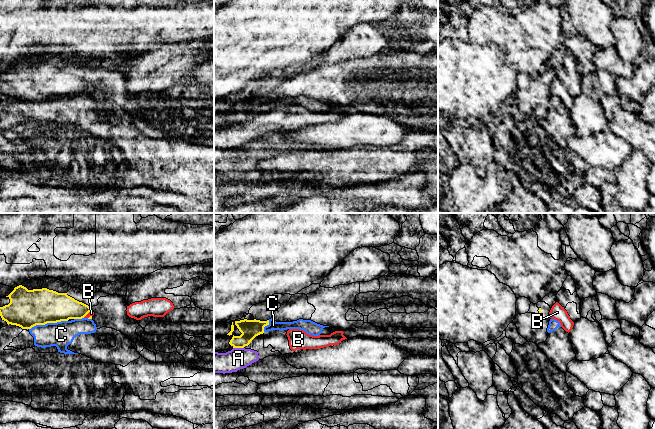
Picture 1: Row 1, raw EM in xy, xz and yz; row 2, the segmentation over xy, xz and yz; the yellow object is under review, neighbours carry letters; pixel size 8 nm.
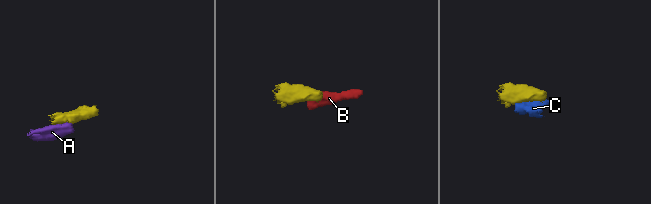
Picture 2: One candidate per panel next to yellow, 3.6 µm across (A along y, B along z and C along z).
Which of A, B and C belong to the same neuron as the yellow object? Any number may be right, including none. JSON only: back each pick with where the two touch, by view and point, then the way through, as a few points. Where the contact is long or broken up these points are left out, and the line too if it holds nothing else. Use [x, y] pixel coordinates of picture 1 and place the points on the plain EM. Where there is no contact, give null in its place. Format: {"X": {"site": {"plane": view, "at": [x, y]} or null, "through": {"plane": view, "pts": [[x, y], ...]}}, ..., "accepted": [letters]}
{"accepted": []}

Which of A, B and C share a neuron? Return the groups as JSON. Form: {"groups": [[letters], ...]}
{"groups": [["A", "B"], ["C"]]}

